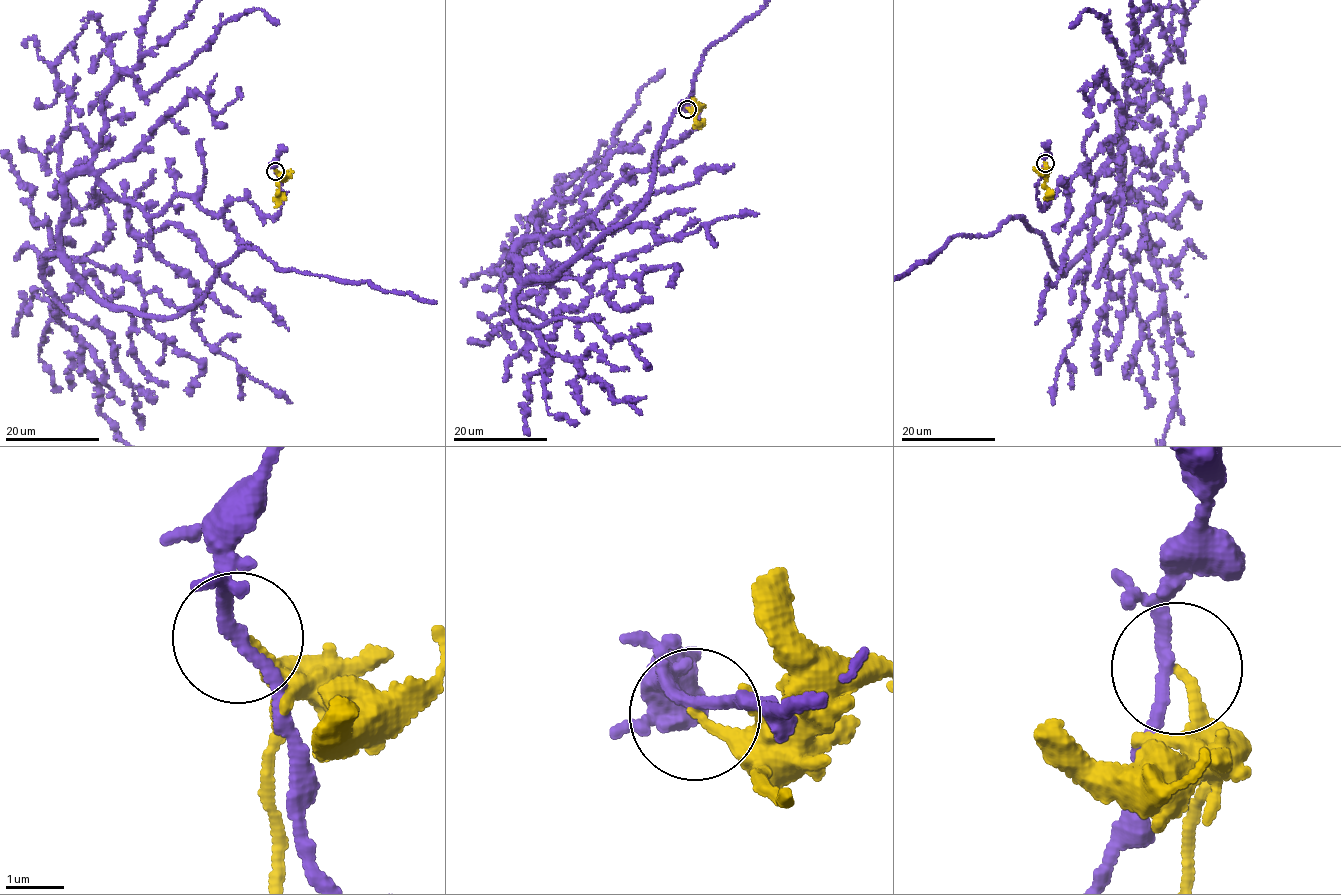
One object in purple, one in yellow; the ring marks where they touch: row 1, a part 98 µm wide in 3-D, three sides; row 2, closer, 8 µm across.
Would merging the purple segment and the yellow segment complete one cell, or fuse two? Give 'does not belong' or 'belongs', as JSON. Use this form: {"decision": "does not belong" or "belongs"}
{"decision": "does not belong"}

